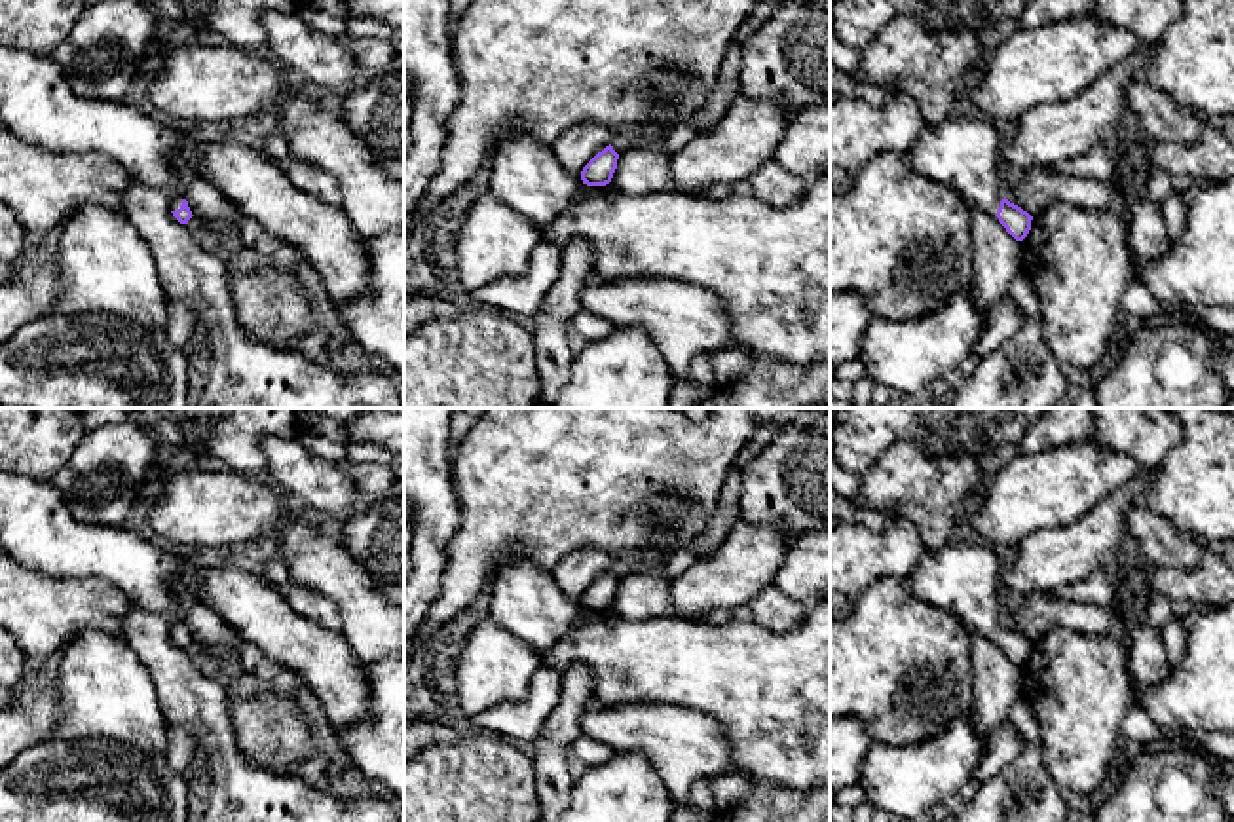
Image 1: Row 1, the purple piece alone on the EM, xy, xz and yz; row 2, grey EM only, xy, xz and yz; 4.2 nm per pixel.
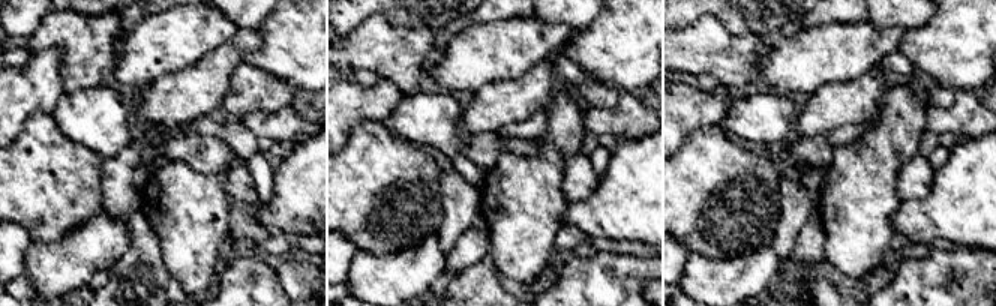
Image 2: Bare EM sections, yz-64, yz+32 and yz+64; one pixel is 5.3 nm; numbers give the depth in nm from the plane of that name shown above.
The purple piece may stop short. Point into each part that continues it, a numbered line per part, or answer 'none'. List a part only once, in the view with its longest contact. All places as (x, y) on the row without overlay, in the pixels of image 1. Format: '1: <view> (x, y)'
1: xy (37, 528)

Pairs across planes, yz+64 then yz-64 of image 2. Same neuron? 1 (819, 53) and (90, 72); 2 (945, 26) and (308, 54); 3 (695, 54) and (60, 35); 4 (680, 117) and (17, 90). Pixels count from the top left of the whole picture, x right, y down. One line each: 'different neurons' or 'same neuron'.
1: different neurons
2: same neuron
3: same neuron
4: same neuron

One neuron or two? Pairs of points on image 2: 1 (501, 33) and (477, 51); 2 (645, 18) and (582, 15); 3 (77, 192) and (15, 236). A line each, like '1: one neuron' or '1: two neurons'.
1: one neuron
2: two neurons
3: two neurons

